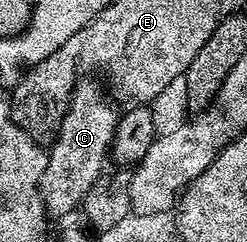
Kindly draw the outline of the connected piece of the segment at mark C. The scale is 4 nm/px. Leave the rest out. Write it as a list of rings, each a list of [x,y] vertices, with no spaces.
[[[86,80],[80,81],[78,85],[76,85],[74,93],[71,94],[71,103],[67,106],[67,114],[63,118],[63,122],[59,125],[59,129],[54,135],[53,141],[50,143],[50,145],[52,144],[52,146],[49,146],[45,172],[42,173],[41,184],[39,185],[39,190],[42,192],[43,203],[47,209],[48,215],[62,216],[72,213],[72,211],[74,211],[76,207],[78,207],[80,203],[82,203],[83,197],[86,196],[89,192],[89,188],[93,188],[93,184],[96,182],[96,180],[98,180],[98,178],[102,178],[105,173],[105,167],[103,167],[103,165],[106,164],[107,158],[109,162],[111,146],[113,145],[113,143],[115,143],[115,130],[119,126],[121,114],[120,111],[117,112],[114,110],[114,108],[116,109],[116,107],[113,105],[112,99],[105,93],[105,90],[104,94],[105,95],[103,95],[102,88],[99,87],[97,83],[86,82]]]

